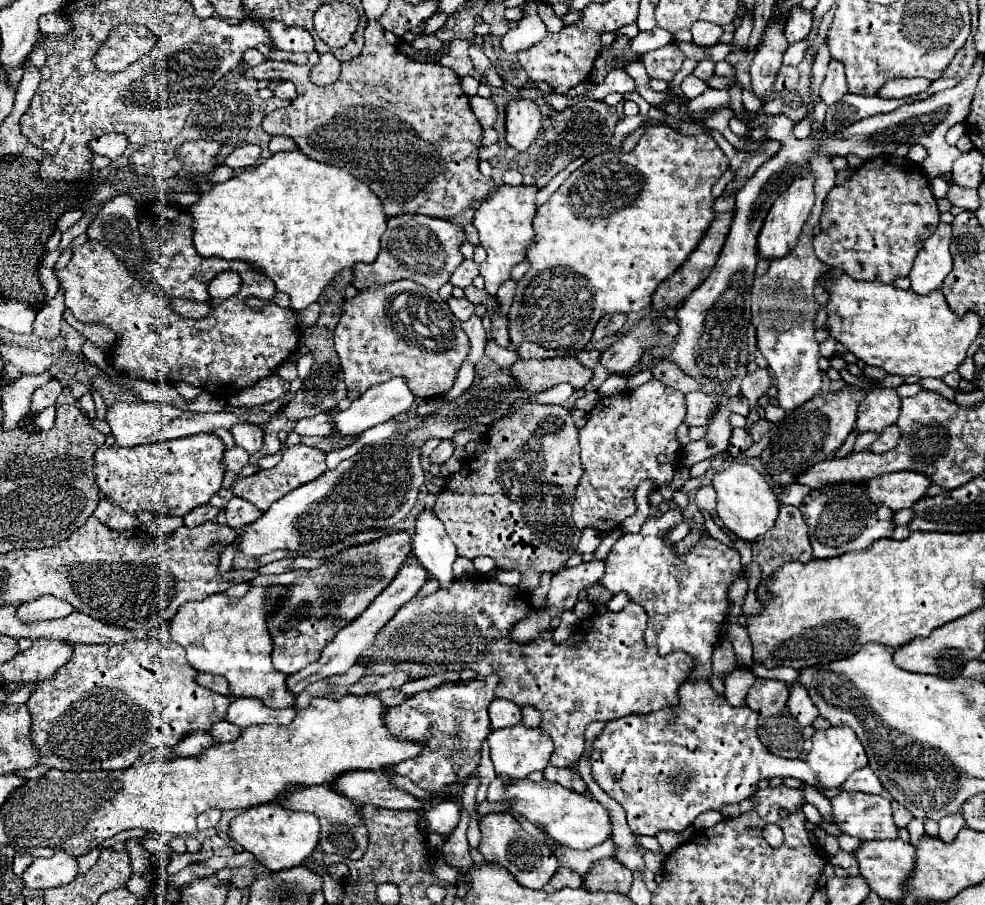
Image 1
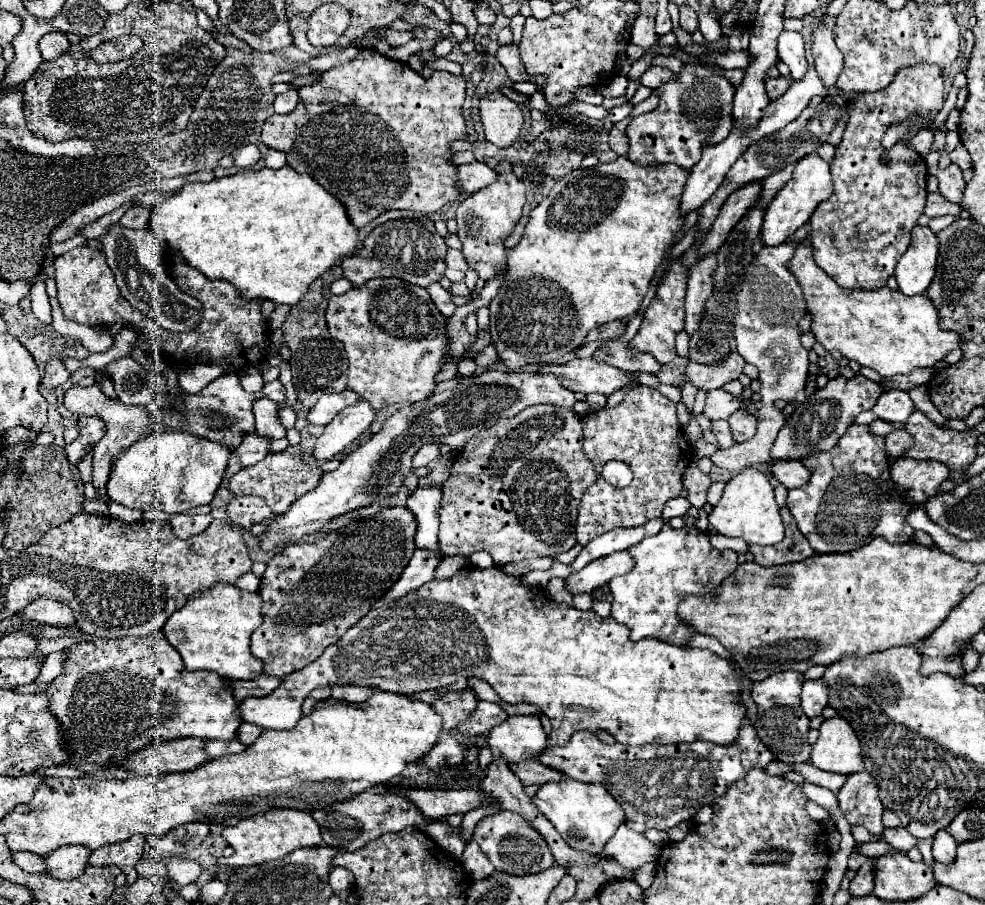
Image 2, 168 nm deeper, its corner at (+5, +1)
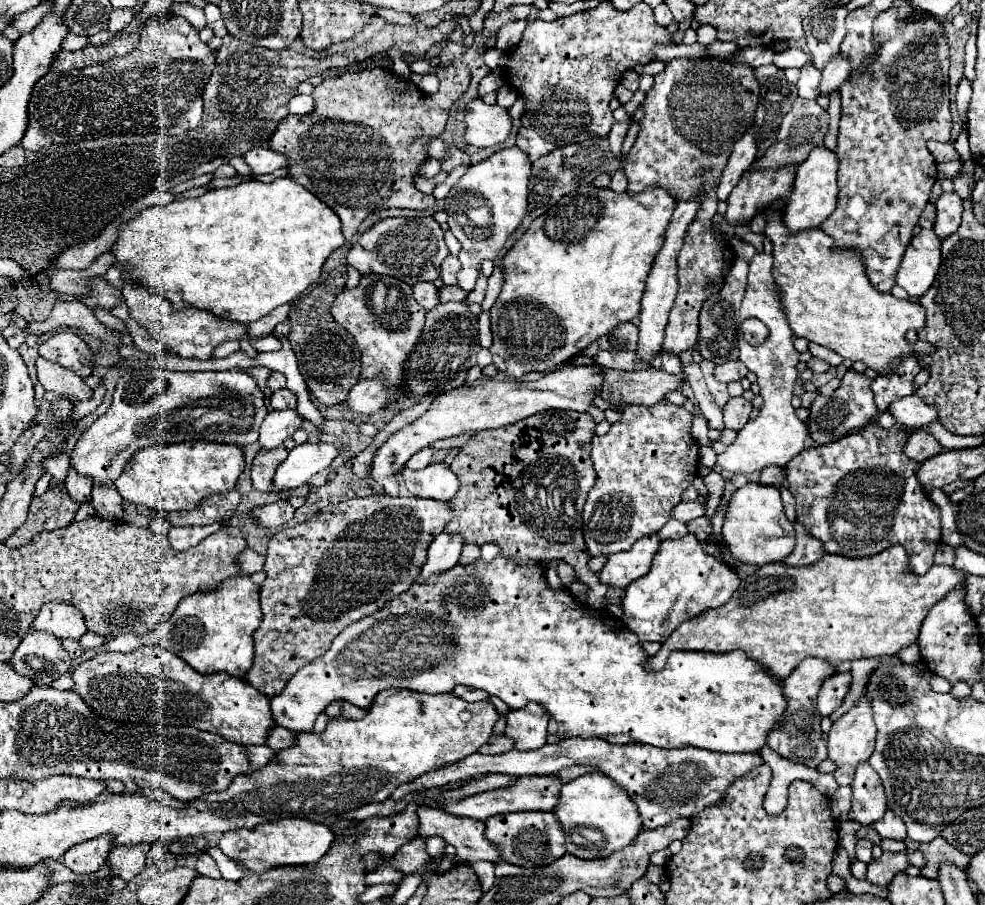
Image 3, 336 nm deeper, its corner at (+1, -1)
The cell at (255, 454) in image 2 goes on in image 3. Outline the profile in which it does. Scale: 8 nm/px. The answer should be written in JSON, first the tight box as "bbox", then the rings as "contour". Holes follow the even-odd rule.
{"bbox":[258,410,302,450],"contour":[[[296,410],[272,412],[262,422],[258,444],[262,450],[274,450],[286,438],[290,438],[294,434],[294,430],[298,430],[300,426],[302,426],[302,418],[298,416]]]}

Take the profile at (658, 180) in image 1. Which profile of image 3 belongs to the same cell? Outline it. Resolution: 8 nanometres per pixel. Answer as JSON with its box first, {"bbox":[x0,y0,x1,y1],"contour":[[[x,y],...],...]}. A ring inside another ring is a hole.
{"bbox":[490,184,676,378],"contour":[[[582,184],[538,216],[504,256],[504,286],[490,310],[494,366],[512,378],[534,370],[550,370],[580,354],[590,342],[610,334],[620,322],[638,318],[646,278],[662,248],[674,208],[676,200],[660,186],[640,194],[618,194],[610,188]]]}

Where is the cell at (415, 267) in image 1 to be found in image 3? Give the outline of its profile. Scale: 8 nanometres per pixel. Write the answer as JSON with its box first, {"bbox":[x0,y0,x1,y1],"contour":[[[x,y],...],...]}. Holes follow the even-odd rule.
{"bbox":[348,216,448,286],"contour":[[[432,216],[424,218],[386,218],[366,230],[360,240],[348,250],[348,264],[364,274],[394,276],[410,286],[416,282],[434,282],[440,278],[440,264],[448,256],[444,230]]]}

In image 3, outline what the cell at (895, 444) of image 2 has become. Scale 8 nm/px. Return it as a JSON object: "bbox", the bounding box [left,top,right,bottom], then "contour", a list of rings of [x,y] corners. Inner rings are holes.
{"bbox":[904,430,942,462],"contour":[[[918,430],[908,438],[908,444],[904,444],[904,454],[908,458],[912,458],[914,462],[924,462],[926,458],[934,456],[942,452],[942,446],[938,444],[938,440],[928,434],[926,430]]]}

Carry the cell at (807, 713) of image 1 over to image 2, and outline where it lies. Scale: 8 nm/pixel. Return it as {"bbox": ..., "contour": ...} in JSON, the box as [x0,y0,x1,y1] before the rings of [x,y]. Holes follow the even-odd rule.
{"bbox":[802,678,828,718],"contour":[[[824,678],[806,680],[802,688],[802,710],[808,718],[820,716],[822,710],[828,706],[828,686]]]}

